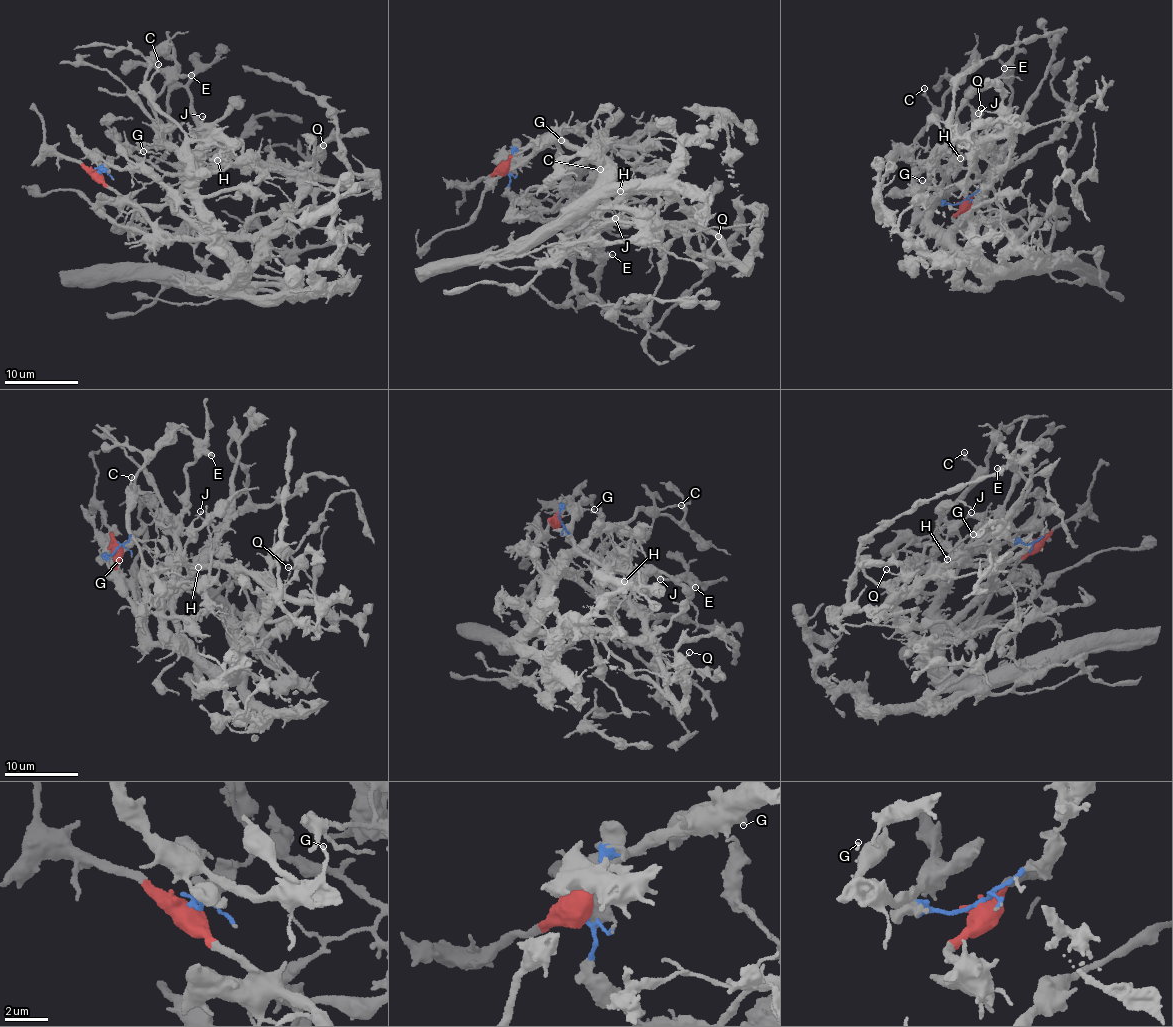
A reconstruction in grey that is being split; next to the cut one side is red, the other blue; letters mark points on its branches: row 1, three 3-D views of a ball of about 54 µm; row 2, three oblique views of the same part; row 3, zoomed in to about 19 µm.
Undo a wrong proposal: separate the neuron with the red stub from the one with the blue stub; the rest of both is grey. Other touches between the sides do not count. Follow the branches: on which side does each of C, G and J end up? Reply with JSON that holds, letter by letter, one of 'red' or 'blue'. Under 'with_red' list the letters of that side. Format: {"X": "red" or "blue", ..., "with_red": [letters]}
{"C": "red", "G": "red", "J": "red", "with_red": ["C", "G", "J"]}

